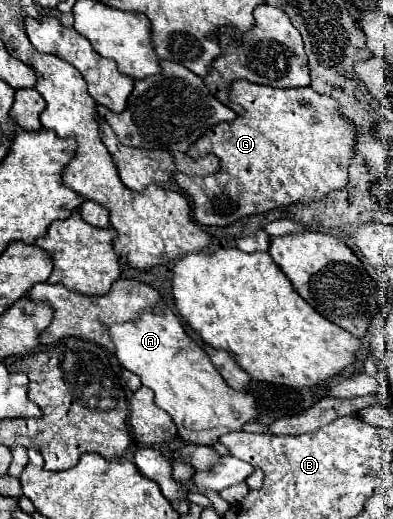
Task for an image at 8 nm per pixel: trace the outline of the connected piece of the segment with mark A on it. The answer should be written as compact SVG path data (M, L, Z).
M164 305L162 307L164 315L154 315L154 313L144 313L138 321L132 323L116 323L108 331L112 335L112 341L116 345L116 357L124 369L130 369L142 379L142 385L150 387L156 395L156 405L164 409L176 423L180 439L186 443L196 443L196 445L214 445L218 443L218 437L230 431L242 431L246 423L252 423L258 419L258 409L256 409L256 399L248 391L236 391L232 389L218 369L212 365L208 353L198 347L196 341L192 341L186 331L182 329L178 317Z

